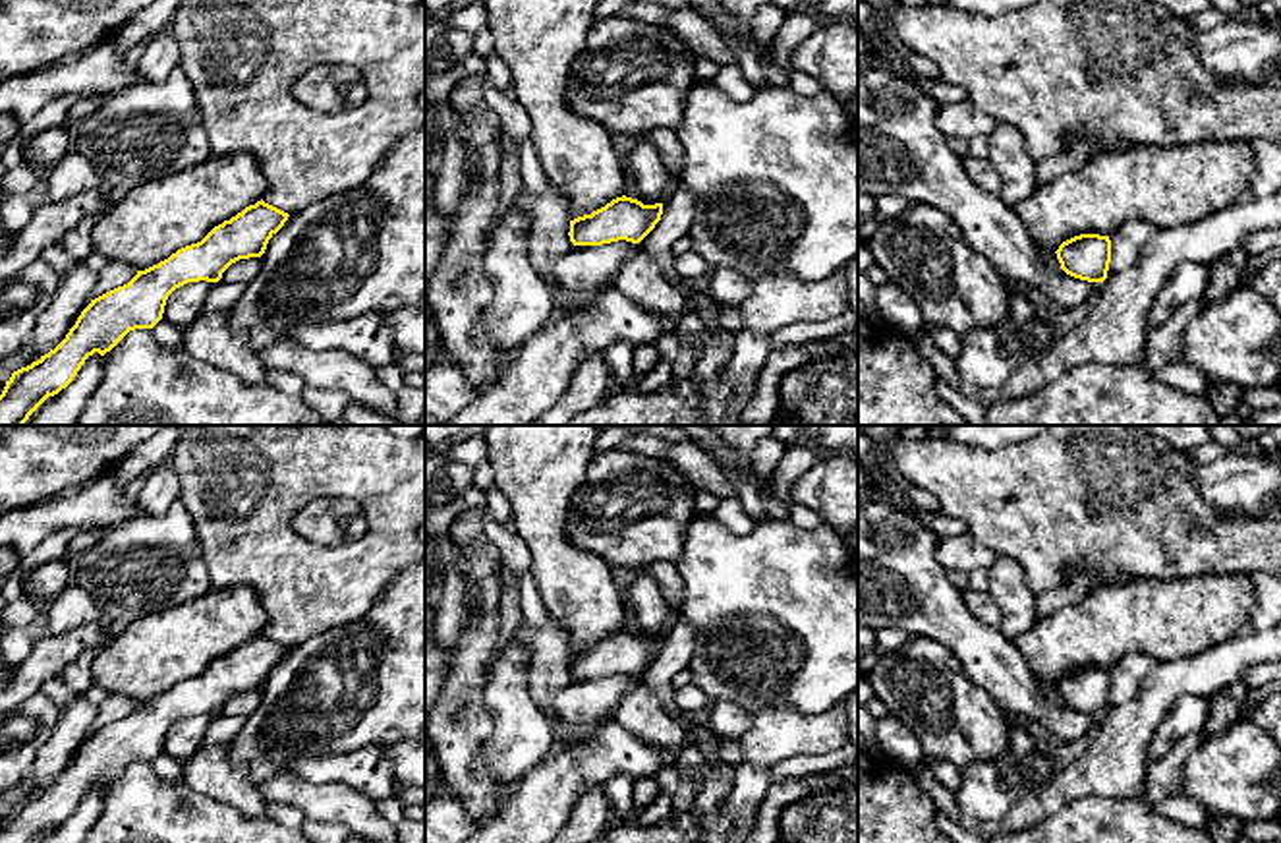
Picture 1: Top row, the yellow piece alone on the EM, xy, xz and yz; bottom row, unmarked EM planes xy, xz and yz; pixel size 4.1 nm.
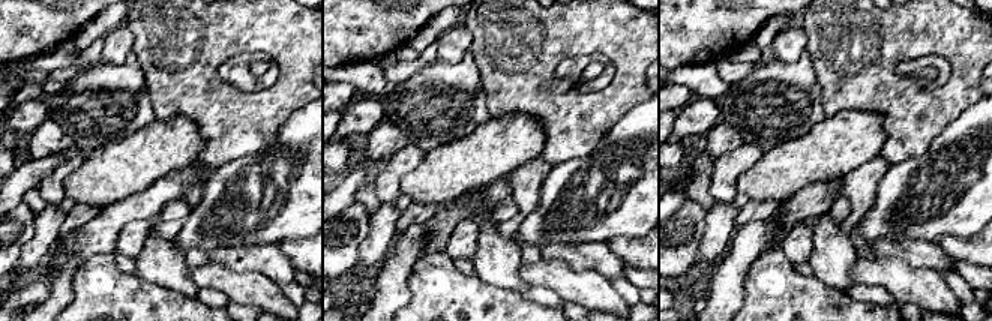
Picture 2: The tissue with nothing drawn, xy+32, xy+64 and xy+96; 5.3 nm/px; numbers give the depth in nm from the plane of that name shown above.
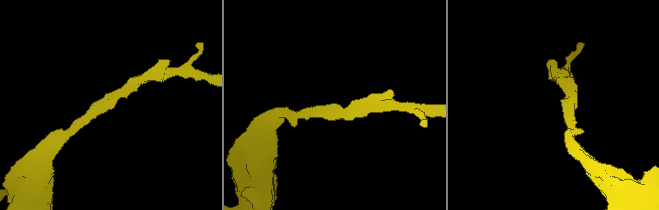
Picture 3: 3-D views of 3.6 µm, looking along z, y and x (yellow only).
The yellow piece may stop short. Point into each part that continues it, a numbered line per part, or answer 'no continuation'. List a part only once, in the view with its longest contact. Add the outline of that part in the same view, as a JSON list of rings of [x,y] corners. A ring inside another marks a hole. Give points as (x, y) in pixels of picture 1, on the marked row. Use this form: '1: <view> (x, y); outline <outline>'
no continuation

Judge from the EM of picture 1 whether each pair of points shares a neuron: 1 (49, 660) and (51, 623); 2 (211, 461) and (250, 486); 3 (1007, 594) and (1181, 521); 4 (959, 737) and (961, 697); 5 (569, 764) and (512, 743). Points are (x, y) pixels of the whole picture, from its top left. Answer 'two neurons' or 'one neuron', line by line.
1: two neurons
2: one neuron
3: two neurons
4: one neuron
5: two neurons

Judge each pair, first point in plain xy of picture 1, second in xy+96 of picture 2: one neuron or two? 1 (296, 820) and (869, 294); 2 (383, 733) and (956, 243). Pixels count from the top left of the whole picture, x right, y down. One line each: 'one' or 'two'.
1: one
2: two

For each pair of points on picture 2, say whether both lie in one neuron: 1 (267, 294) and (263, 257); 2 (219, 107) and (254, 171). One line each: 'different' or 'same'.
1: different
2: different

